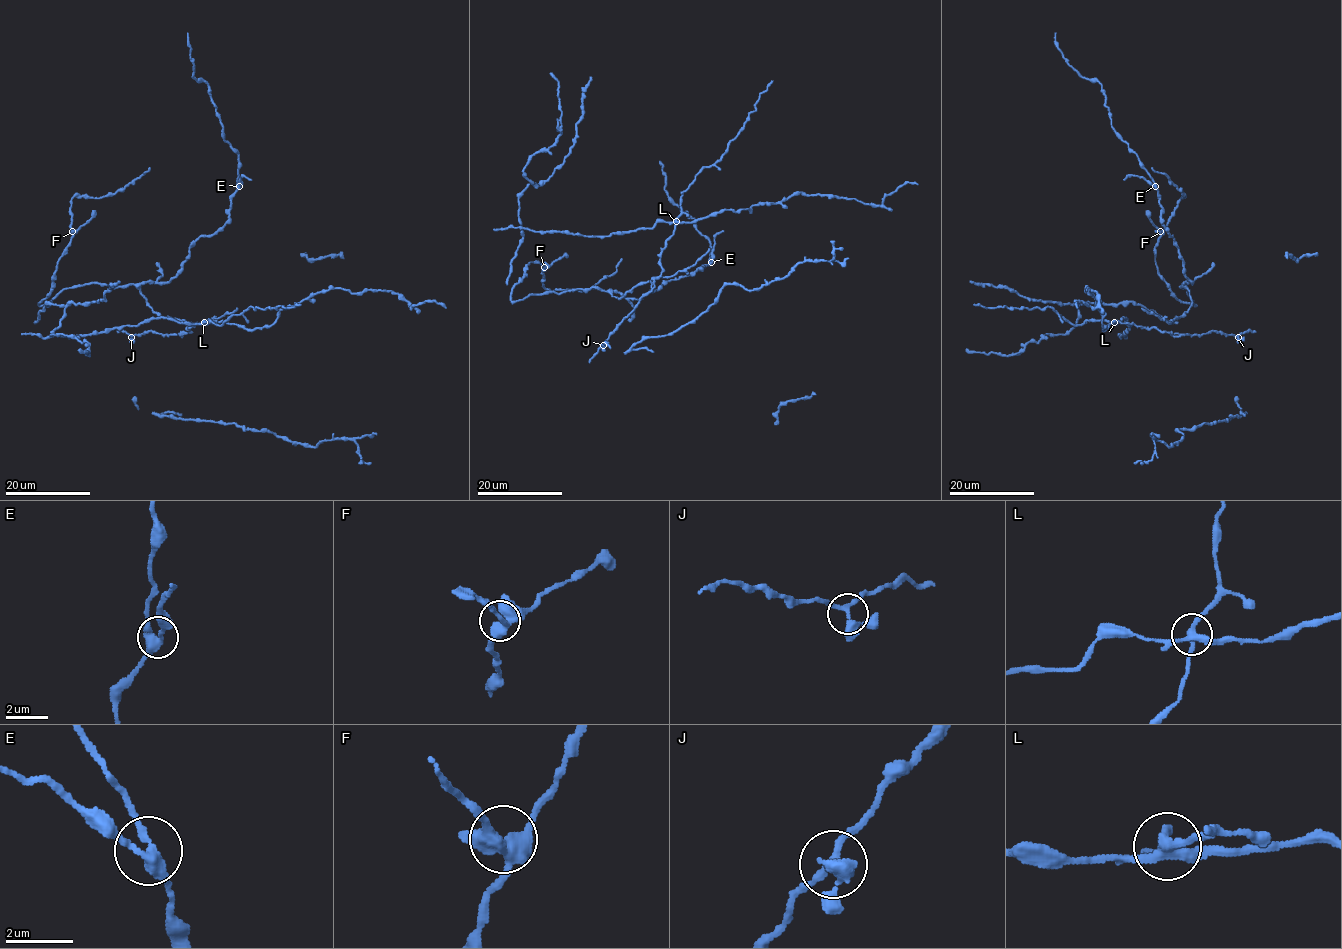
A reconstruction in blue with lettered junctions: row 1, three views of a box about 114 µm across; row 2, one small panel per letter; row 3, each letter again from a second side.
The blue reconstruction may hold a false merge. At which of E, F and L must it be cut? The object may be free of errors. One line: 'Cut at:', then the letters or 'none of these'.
Cut at: L

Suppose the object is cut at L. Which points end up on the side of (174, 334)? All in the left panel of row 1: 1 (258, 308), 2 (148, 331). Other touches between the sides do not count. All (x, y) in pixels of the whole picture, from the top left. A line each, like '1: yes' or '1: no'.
1: yes
2: yes

